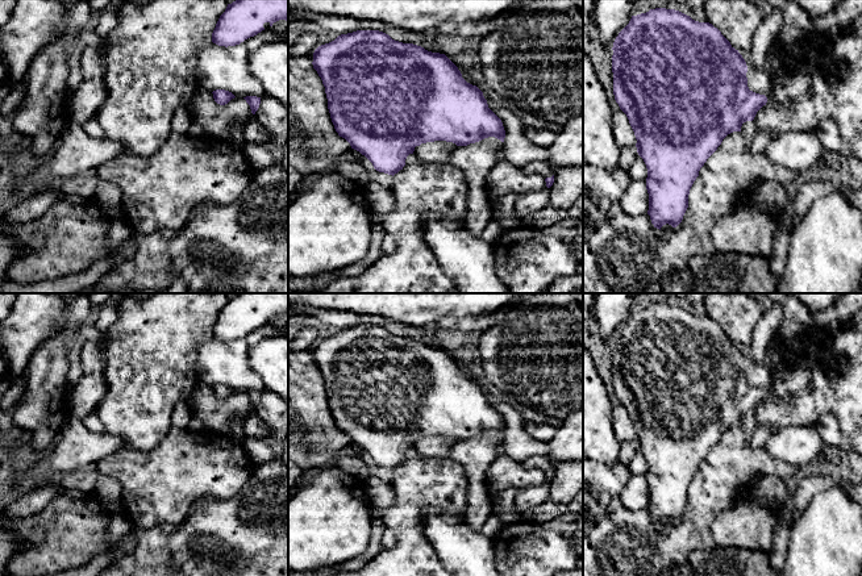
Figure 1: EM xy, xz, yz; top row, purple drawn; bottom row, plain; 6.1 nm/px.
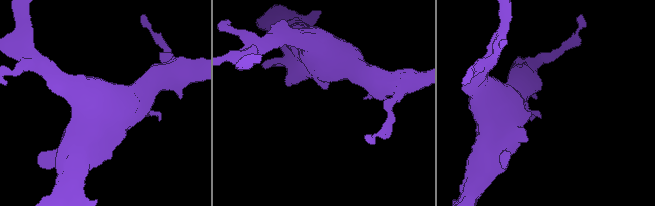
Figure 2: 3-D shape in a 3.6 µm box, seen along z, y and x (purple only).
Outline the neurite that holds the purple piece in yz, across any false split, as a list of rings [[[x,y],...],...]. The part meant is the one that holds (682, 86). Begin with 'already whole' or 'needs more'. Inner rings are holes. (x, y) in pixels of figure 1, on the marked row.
needs more; [[[655,8],[632,16],[616,37],[612,50],[615,100],[629,120],[637,139],[637,153],[646,164],[647,214],[659,230],[666,224],[676,228],[682,222],[688,208],[690,189],[700,168],[728,134],[741,132],[742,124],[753,121],[767,101],[788,108],[809,92],[812,83],[811,72],[799,68],[788,72],[786,84],[771,83],[766,96],[750,91],[748,66],[738,50],[712,24],[695,21],[675,9]]]

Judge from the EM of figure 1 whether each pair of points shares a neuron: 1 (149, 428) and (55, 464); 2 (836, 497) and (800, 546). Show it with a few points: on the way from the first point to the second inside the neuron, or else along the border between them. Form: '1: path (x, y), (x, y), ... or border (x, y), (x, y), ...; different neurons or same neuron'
1: border (107, 432), (117, 435), (125, 447); different neurons
2: path (835, 509), (812, 534); same neuron

